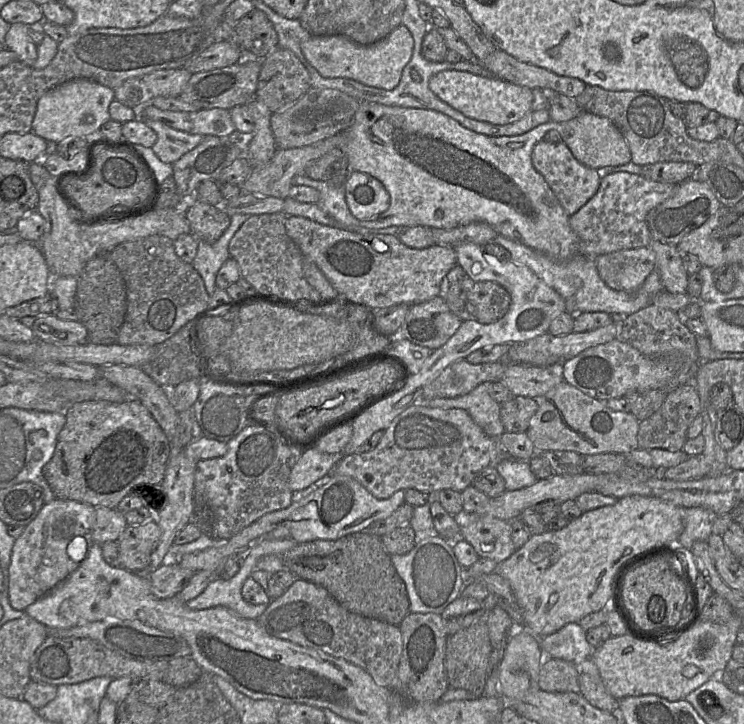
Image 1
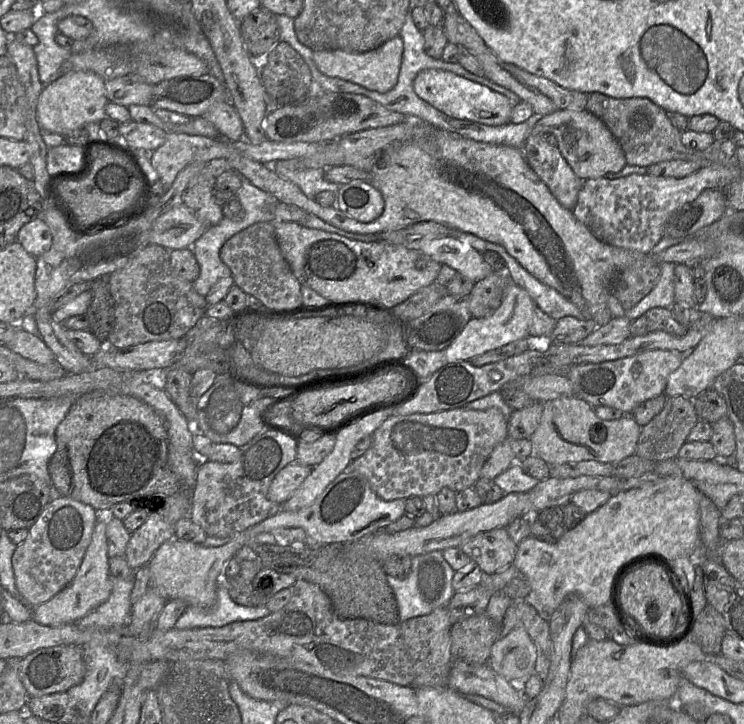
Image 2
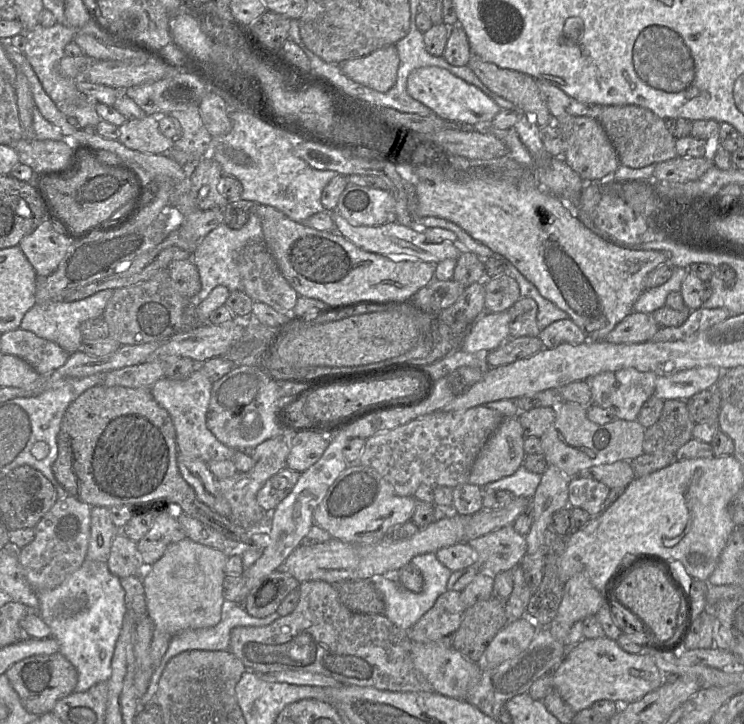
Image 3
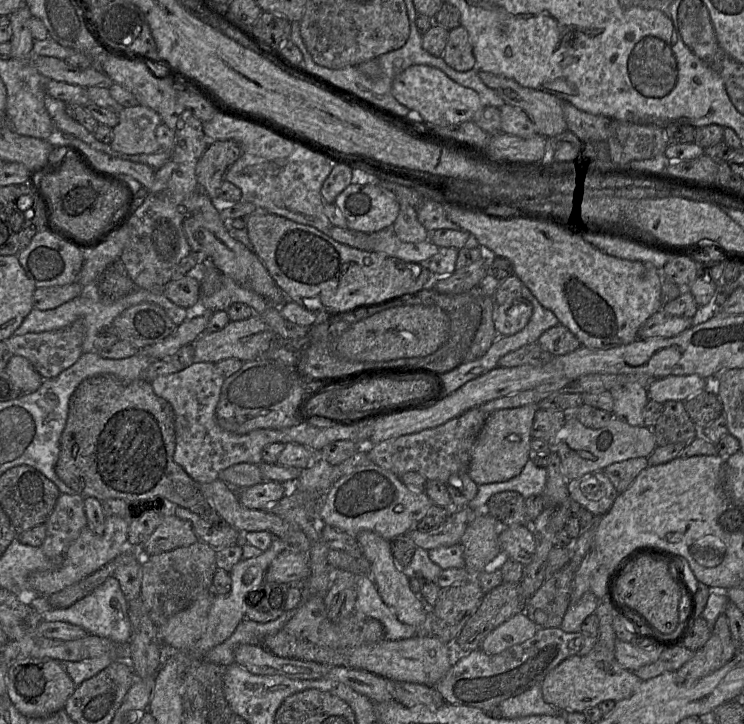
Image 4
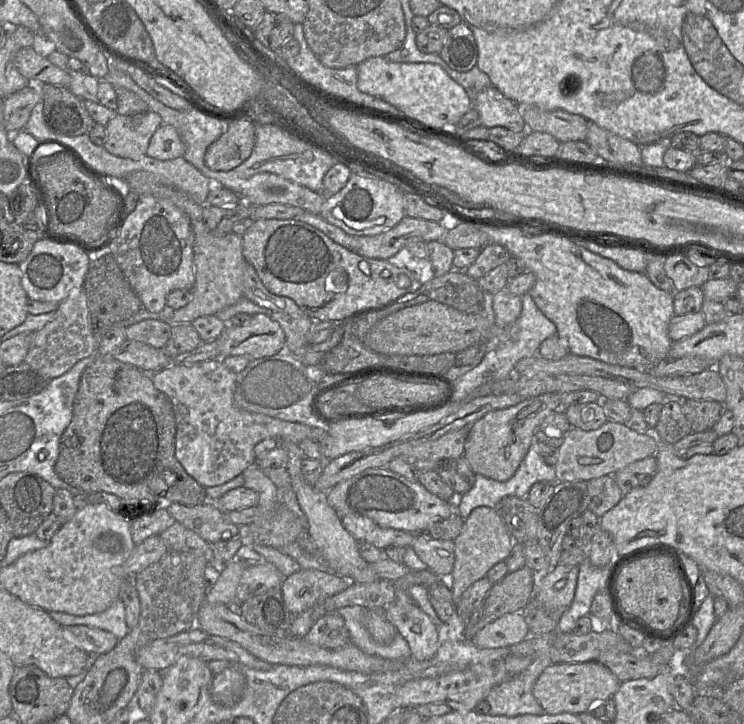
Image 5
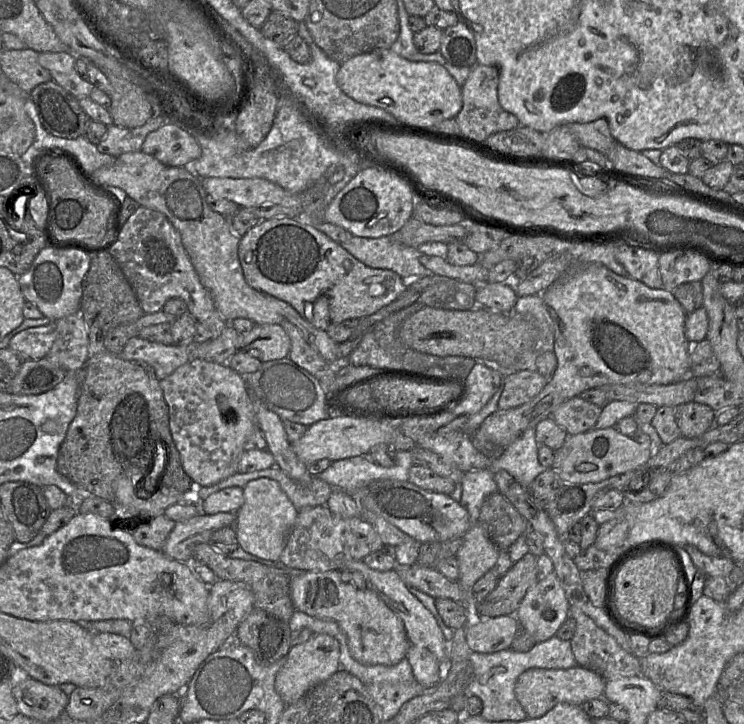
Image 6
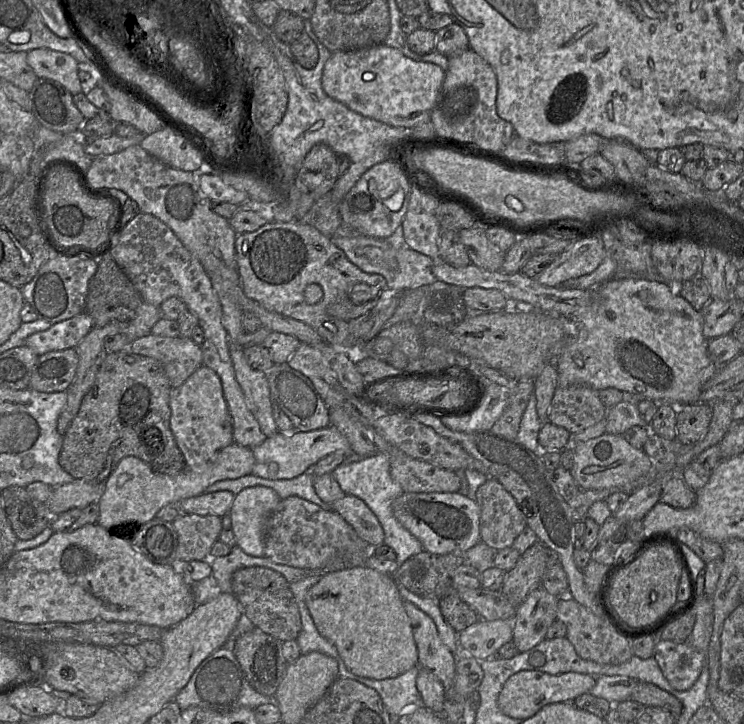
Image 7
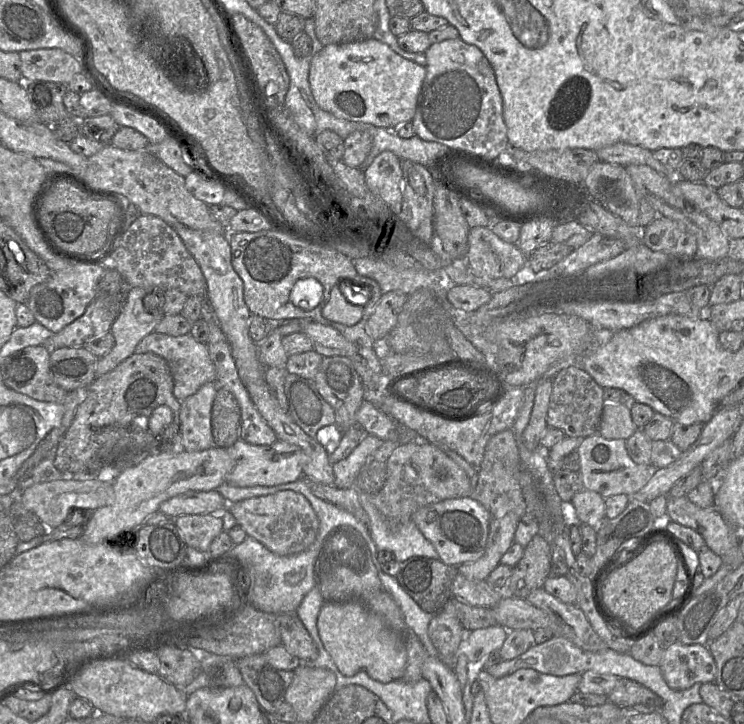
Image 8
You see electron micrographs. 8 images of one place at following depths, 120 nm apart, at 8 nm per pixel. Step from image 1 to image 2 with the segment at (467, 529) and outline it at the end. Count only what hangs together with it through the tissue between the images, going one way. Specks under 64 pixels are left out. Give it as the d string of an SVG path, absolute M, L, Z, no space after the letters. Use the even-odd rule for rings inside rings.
M498 527L475 535L461 548L485 575L491 575L513 563L518 544L511 539L506 527Z

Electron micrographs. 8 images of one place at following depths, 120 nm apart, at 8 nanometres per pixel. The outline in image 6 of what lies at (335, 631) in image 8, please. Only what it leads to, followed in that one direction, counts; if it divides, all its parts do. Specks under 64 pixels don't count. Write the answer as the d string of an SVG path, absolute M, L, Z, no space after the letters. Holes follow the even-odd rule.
M342 569L329 571L305 571L302 575L291 577L290 593L295 610L302 611L318 619L331 620L345 633L351 656L363 665L392 666L407 656L411 643L401 618L389 608L372 589L365 585L358 572Z

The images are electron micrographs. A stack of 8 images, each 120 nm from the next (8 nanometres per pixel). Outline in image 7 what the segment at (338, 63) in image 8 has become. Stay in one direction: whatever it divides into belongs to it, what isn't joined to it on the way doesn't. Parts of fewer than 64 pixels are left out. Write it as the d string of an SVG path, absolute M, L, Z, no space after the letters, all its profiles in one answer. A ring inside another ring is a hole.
M380 44L332 52L324 65L321 85L329 97L358 114L394 127L412 128L430 120L444 77L440 66L414 61L396 48Z

